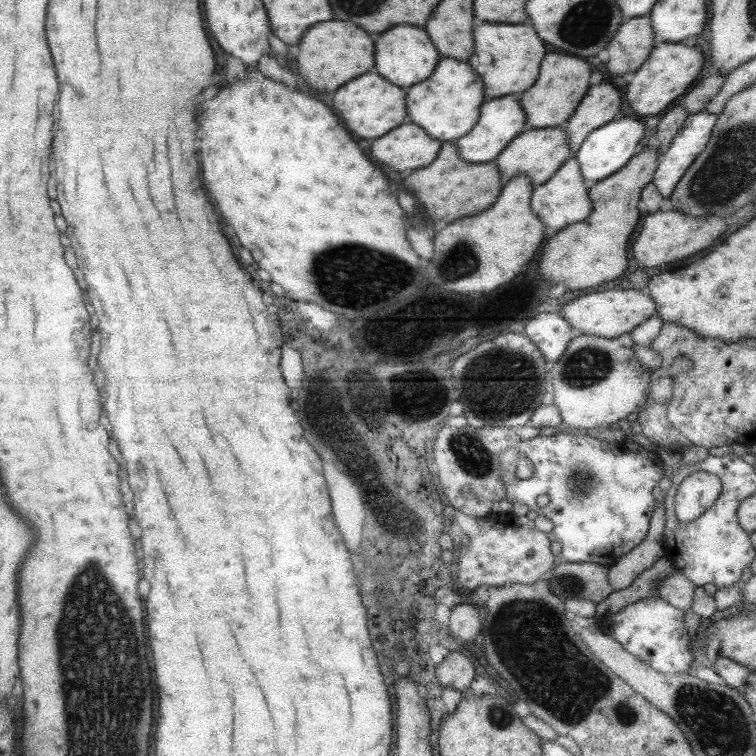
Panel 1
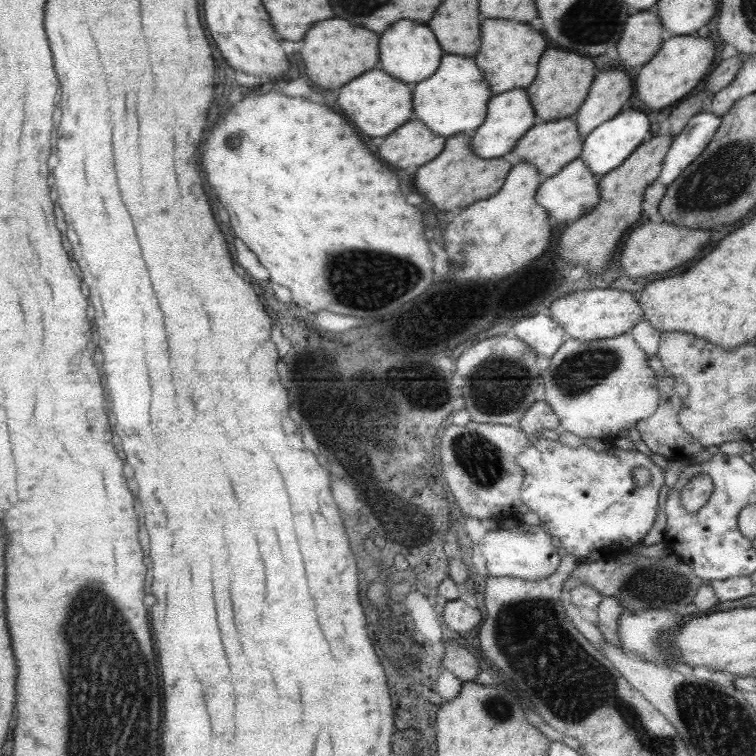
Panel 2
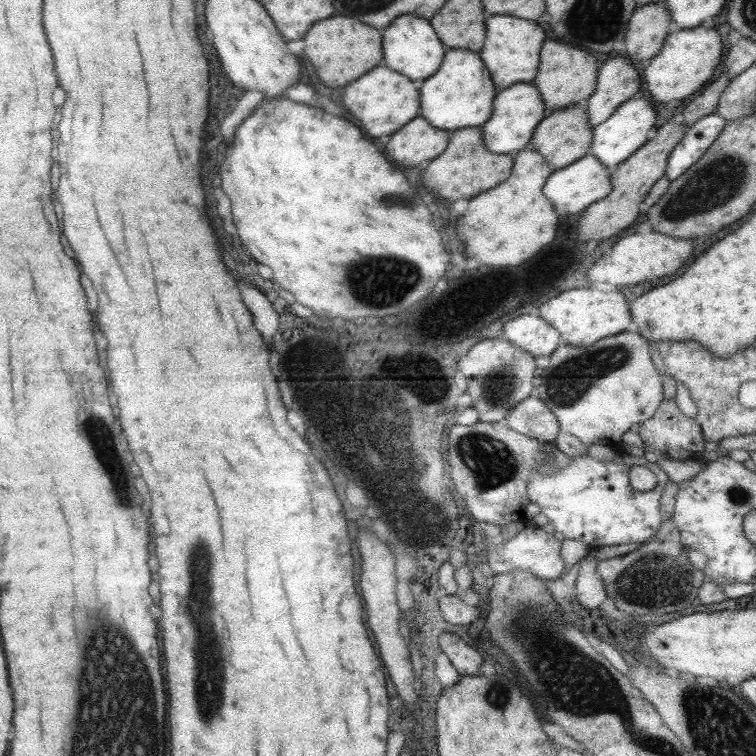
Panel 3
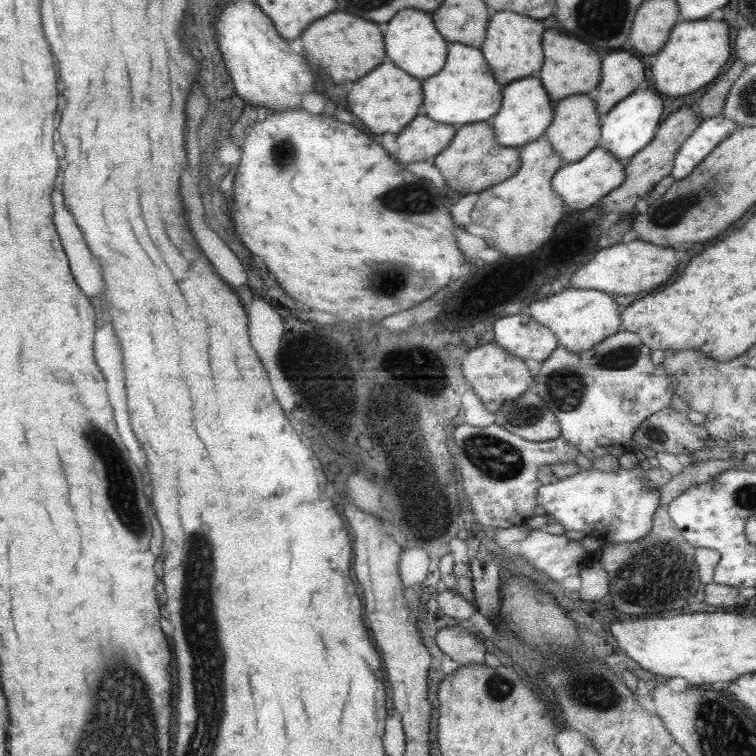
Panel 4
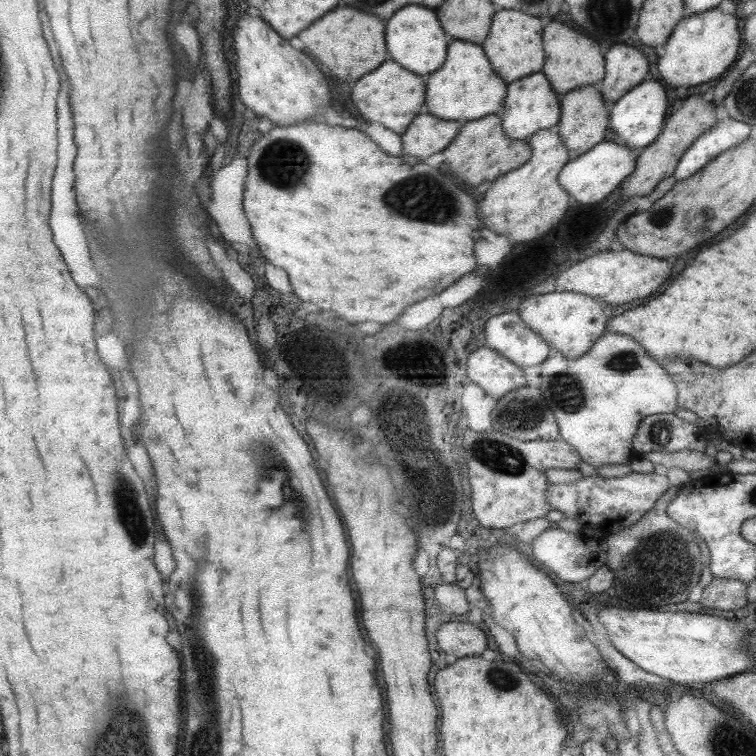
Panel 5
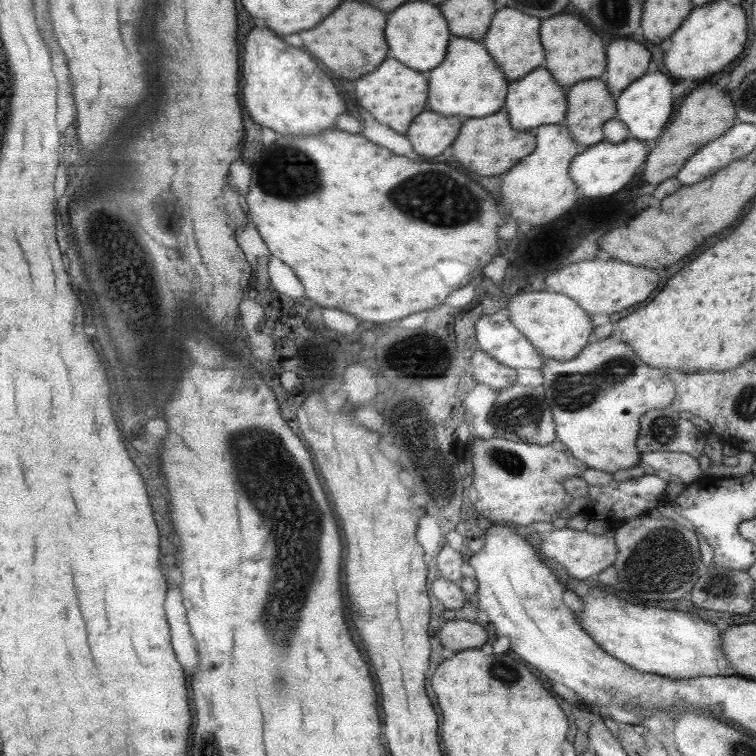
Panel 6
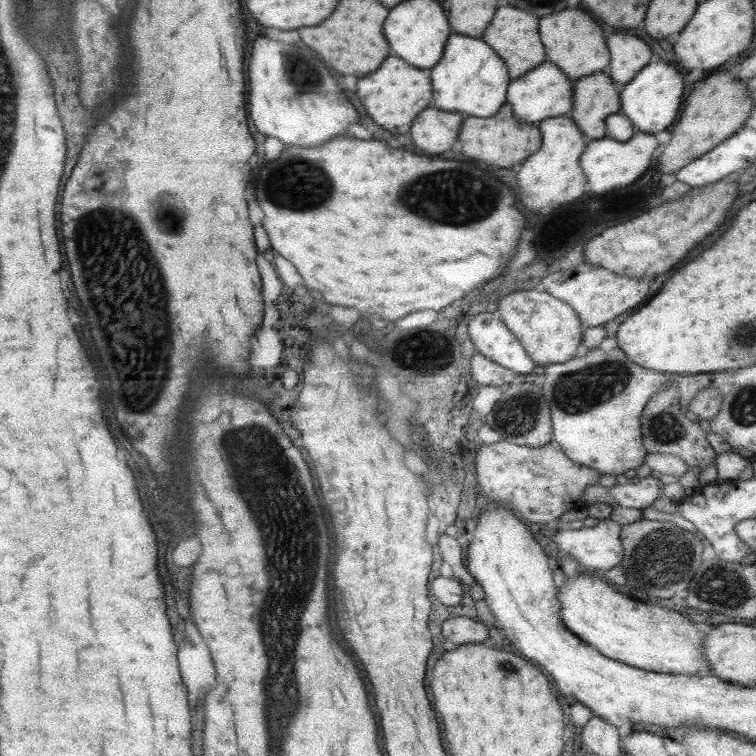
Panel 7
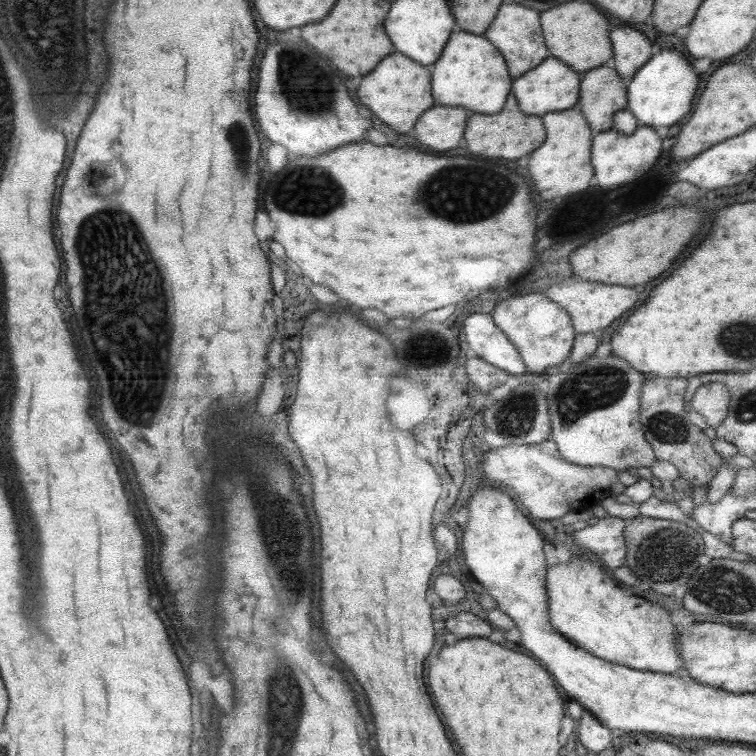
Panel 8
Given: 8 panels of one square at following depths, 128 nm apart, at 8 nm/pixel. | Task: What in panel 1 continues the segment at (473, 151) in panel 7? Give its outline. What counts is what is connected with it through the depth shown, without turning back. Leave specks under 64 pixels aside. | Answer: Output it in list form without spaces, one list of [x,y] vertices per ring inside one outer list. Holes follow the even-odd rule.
[[[455,140],[442,142],[433,162],[421,170],[413,170],[403,184],[423,206],[431,223],[438,220],[449,223],[487,210],[499,196],[503,185],[501,174],[493,162],[471,164],[459,158]]]

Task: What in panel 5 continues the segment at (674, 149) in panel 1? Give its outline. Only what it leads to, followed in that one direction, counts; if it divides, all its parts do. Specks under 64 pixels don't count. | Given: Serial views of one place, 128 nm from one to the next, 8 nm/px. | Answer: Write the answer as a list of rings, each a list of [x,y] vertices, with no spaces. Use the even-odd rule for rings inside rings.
[[[721,118],[711,129],[699,134],[679,157],[673,177],[676,181],[694,175],[717,154],[733,148],[749,137],[751,125],[734,118]]]

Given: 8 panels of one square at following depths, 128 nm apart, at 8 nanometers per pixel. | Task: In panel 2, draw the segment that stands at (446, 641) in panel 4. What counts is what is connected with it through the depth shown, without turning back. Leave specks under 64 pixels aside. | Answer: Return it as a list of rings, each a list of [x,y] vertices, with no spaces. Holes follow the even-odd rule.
[[[447,640],[444,646],[441,669],[451,672],[461,682],[474,682],[480,670],[478,658],[461,648],[457,642]]]

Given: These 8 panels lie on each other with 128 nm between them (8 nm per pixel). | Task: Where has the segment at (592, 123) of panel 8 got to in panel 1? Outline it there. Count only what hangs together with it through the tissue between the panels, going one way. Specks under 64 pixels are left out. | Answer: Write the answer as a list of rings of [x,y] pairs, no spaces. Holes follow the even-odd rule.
[[[563,126],[526,127],[499,152],[493,163],[501,174],[502,184],[515,176],[527,176],[527,178],[530,178],[531,184],[540,185],[547,182],[547,179],[555,174],[559,166],[571,156],[573,156],[573,152],[567,144],[567,132],[565,132]]]

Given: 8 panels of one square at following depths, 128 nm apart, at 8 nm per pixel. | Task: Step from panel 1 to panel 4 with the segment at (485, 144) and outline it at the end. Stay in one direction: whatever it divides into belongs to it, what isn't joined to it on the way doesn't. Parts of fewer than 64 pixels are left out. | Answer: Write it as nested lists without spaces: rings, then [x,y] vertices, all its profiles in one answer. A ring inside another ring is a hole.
[[[538,77],[521,78],[503,86],[507,88],[502,88],[501,104],[495,116],[492,116],[490,126],[495,142],[499,142],[501,146],[520,148],[544,134],[553,119],[554,103],[545,93]]]

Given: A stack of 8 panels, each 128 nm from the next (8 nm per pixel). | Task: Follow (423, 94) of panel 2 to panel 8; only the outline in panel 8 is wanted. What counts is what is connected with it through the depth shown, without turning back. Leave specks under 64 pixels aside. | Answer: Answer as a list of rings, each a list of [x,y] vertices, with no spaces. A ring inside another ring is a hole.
[[[453,30],[439,55],[439,60],[433,64],[433,100],[437,98],[437,104],[441,106],[463,106],[471,110],[471,113],[495,114],[503,108],[511,88],[511,76],[507,72],[503,56],[485,38]]]

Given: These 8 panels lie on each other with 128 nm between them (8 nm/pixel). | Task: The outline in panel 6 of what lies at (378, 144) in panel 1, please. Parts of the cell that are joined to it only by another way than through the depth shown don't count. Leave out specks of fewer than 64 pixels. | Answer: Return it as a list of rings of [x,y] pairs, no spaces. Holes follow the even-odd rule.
[[[425,110],[415,116],[407,130],[407,138],[413,150],[419,156],[439,156],[455,140],[462,118],[459,116],[441,116],[431,110]]]

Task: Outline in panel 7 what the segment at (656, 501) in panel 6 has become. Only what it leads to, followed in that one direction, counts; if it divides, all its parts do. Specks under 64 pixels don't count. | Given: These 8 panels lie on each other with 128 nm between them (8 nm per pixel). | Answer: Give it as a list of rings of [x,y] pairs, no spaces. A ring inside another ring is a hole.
[[[647,476],[627,484],[615,483],[607,488],[609,496],[613,498],[612,507],[641,510],[651,507],[653,500],[661,496],[659,482],[659,479]]]

